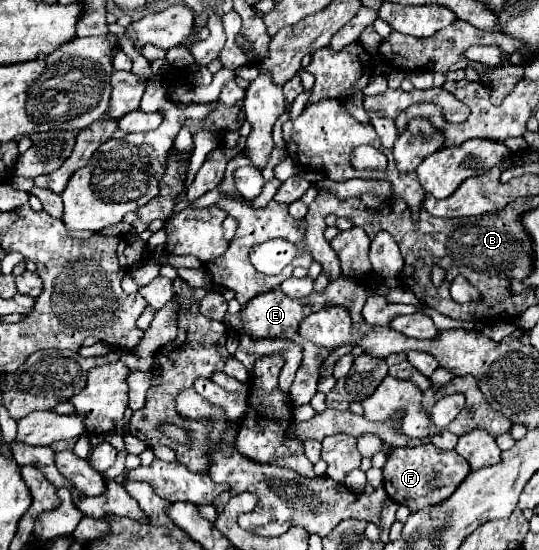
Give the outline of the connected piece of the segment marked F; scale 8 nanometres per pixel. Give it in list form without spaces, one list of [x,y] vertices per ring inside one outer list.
[[[433,443],[419,447],[397,447],[387,455],[387,463],[383,467],[387,497],[399,505],[409,507],[411,513],[445,501],[469,473],[471,469],[465,459],[457,457],[455,451],[441,451]]]

